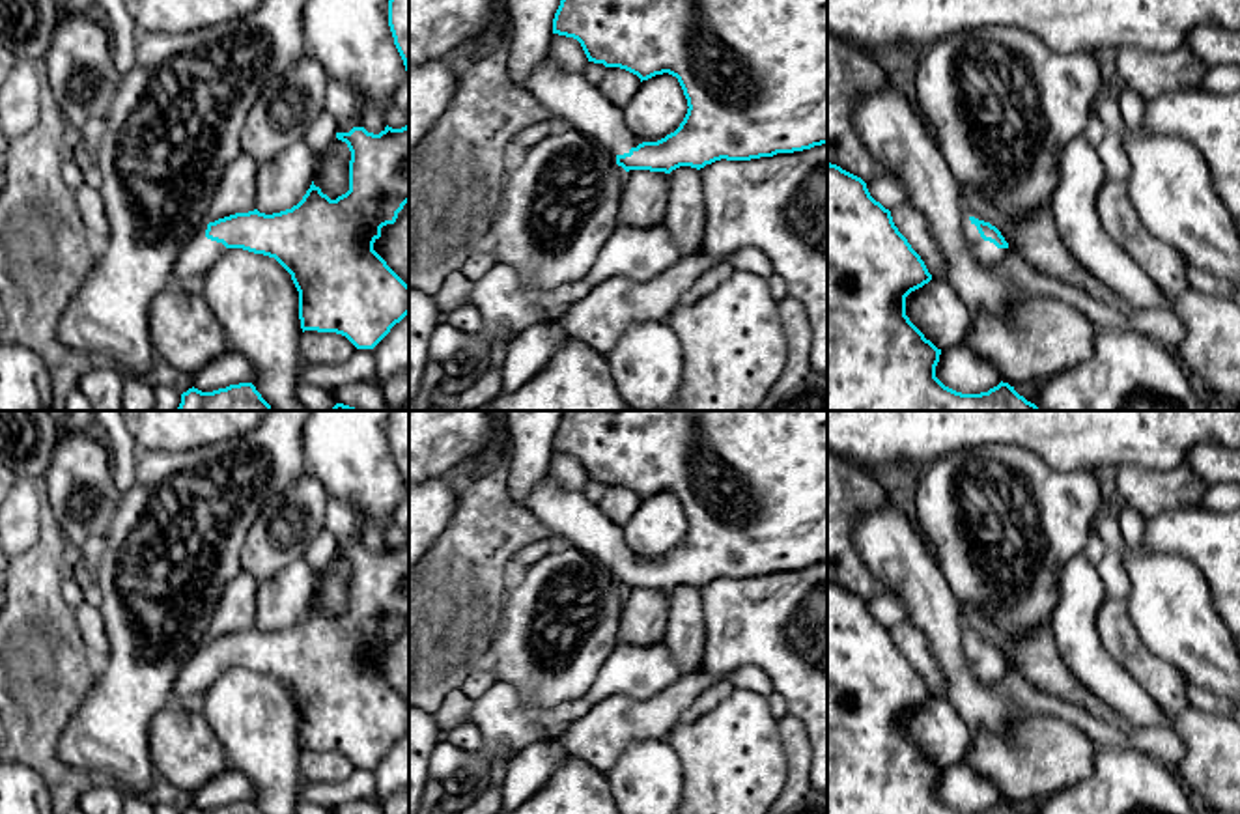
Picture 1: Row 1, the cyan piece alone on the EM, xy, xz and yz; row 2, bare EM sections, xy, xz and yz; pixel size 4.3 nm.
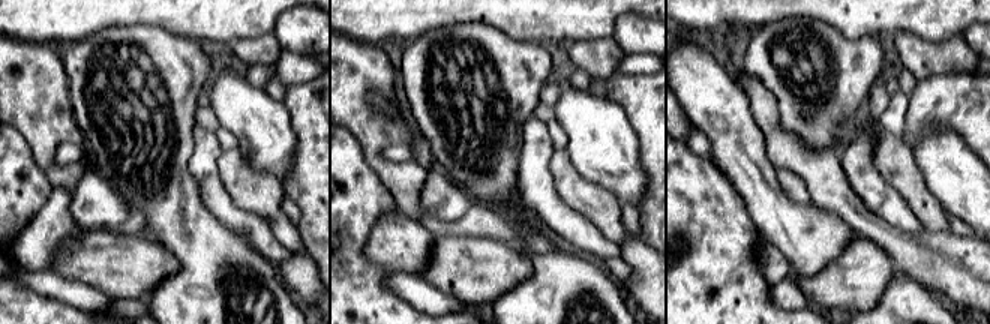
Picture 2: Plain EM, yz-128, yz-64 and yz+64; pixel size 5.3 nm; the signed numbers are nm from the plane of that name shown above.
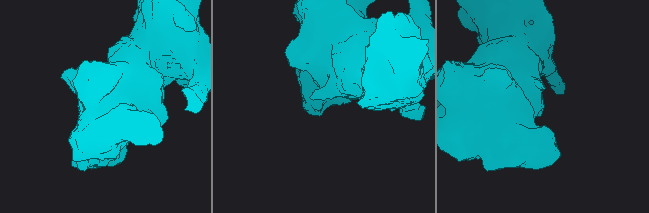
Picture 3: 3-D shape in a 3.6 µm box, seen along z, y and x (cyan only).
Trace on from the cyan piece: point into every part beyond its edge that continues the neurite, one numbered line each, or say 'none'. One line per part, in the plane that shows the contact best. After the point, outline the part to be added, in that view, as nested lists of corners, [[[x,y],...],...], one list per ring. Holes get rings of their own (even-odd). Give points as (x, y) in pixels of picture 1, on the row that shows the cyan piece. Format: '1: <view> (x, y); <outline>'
1: yz (986, 252); [[[975,224],[964,230],[964,239],[982,265],[997,265],[1008,252],[1008,248],[997,248],[993,243],[984,241]]]

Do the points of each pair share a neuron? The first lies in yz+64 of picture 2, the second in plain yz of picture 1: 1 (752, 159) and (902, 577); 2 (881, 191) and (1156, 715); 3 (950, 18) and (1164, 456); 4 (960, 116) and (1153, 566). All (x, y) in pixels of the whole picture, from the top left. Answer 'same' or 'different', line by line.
1: same
2: same
3: same
4: different

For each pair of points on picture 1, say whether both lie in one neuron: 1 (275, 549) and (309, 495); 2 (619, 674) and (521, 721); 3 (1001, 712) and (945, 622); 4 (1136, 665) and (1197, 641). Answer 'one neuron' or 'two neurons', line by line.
1: one neuron
2: one neuron
3: one neuron
4: two neurons

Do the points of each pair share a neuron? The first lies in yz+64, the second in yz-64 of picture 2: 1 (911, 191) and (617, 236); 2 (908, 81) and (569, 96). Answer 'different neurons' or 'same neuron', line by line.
1: same neuron
2: different neurons

